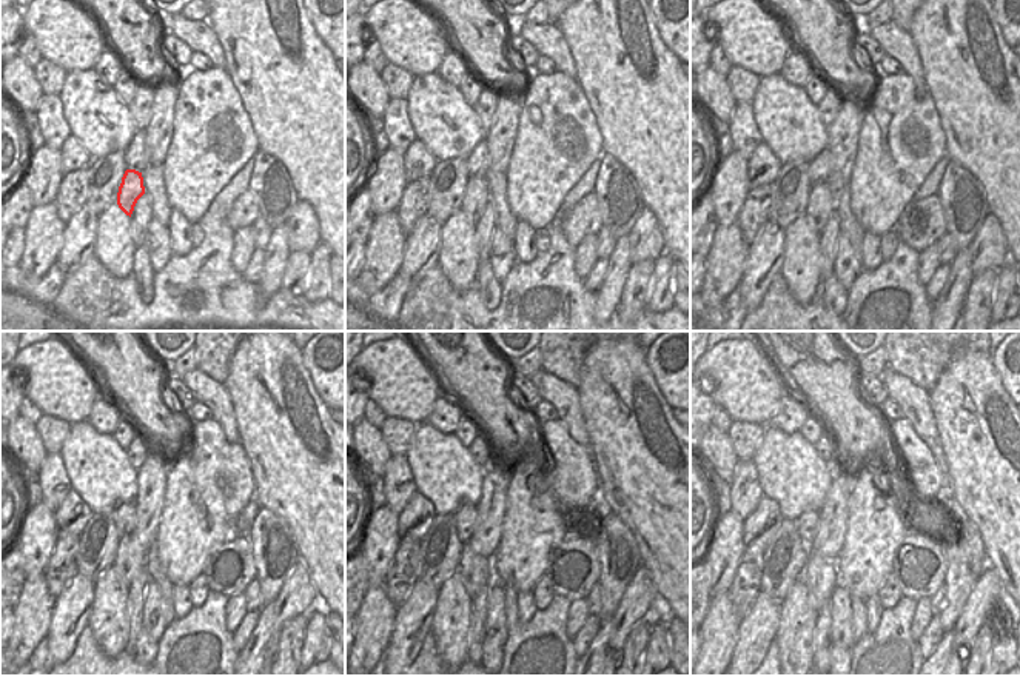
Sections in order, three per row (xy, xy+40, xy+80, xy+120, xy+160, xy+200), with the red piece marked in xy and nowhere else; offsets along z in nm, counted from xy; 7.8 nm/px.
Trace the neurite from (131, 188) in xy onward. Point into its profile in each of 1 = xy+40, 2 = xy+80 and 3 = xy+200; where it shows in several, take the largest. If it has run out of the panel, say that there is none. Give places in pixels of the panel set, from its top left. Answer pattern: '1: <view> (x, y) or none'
1: xy+40 (475, 199)
2: xy+80 (820, 204)
3: xy+200 (822, 584)

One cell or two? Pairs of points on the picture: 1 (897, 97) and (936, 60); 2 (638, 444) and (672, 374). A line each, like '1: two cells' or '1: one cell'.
1: two cells
2: two cells

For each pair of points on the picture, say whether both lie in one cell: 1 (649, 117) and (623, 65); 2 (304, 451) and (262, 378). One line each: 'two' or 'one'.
1: one
2: one

